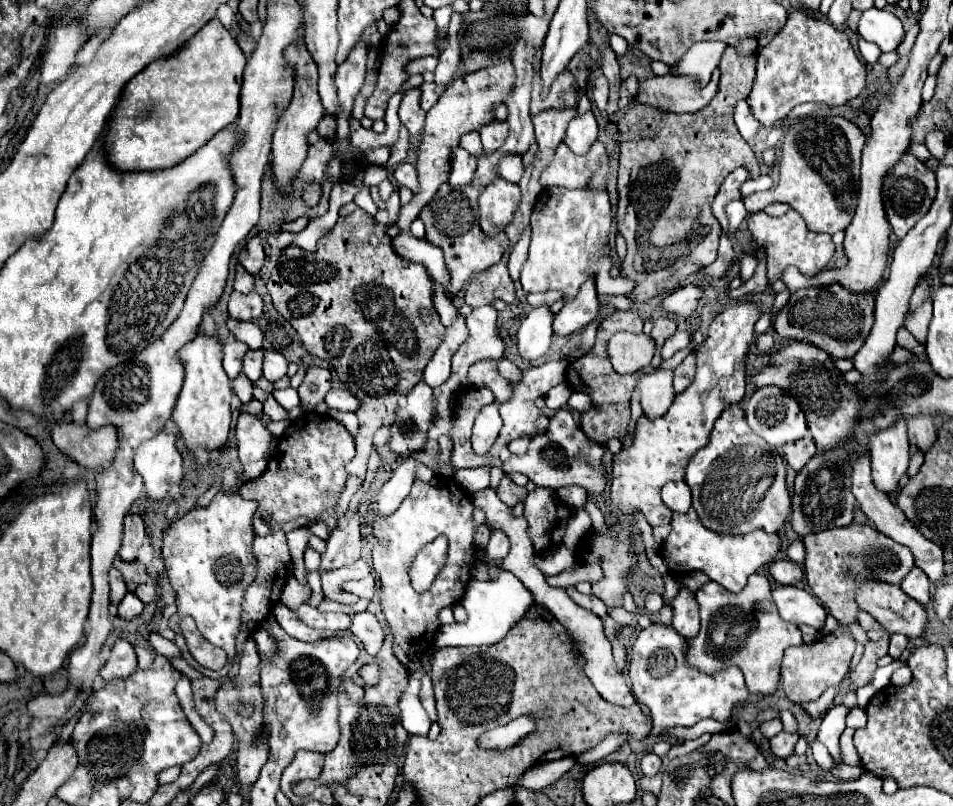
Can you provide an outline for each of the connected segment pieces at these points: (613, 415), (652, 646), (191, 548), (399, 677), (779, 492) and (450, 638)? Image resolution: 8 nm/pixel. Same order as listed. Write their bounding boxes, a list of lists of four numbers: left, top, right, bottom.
[[567,310,637,442],[629,624,755,738],[163,492,257,678],[319,634,409,788],[685,404,791,536],[435,570,533,646]]

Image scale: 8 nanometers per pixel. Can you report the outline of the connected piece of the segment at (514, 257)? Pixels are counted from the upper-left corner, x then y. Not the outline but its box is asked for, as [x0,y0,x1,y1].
[507,228,531,282]

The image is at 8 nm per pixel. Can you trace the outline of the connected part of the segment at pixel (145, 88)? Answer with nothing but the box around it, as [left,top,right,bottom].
[103,18,245,172]

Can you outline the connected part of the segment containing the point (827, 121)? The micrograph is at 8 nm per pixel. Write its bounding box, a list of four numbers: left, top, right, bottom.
[743,116,865,234]

